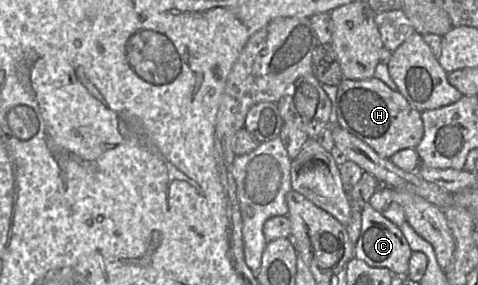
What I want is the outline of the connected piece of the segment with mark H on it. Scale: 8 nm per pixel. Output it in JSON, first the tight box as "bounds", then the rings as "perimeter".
{"bounds":[332,78,424,158],"perimeter":[[[377,78],[343,79],[332,103],[332,123],[370,146],[380,157],[391,158],[407,148],[416,148],[424,134],[421,112],[413,108],[403,95],[390,89]]]}

